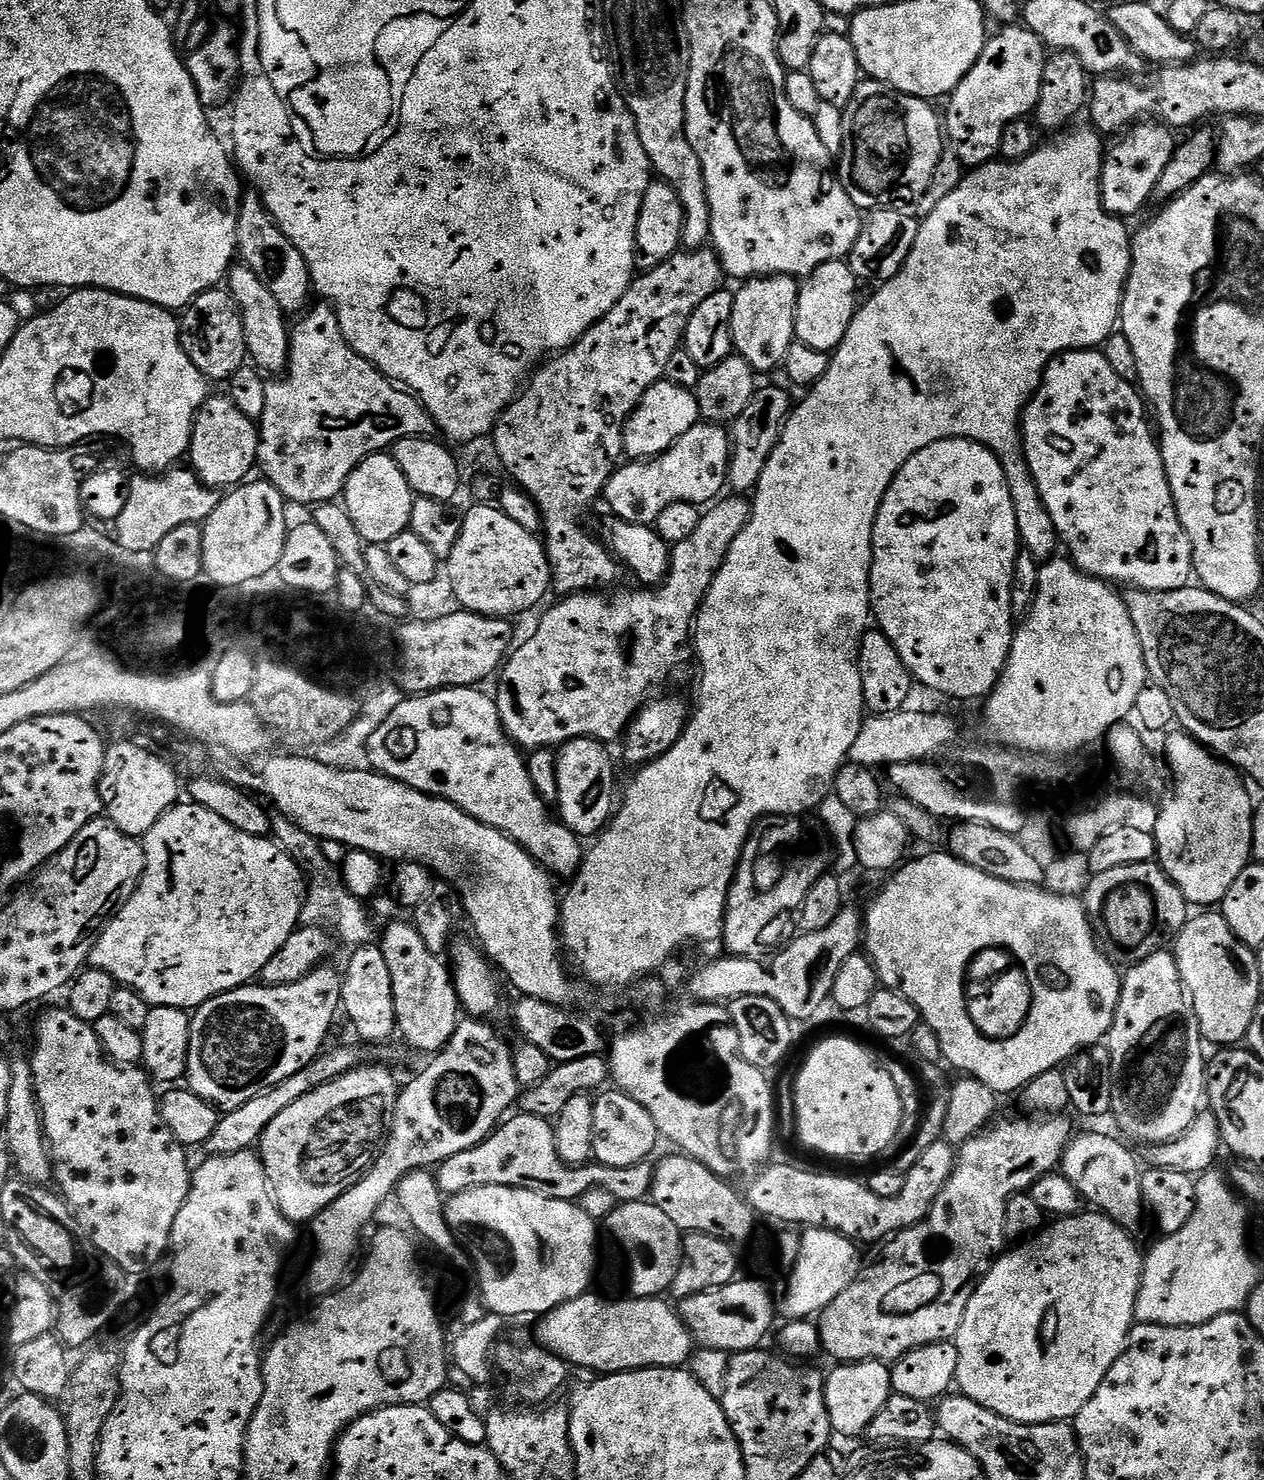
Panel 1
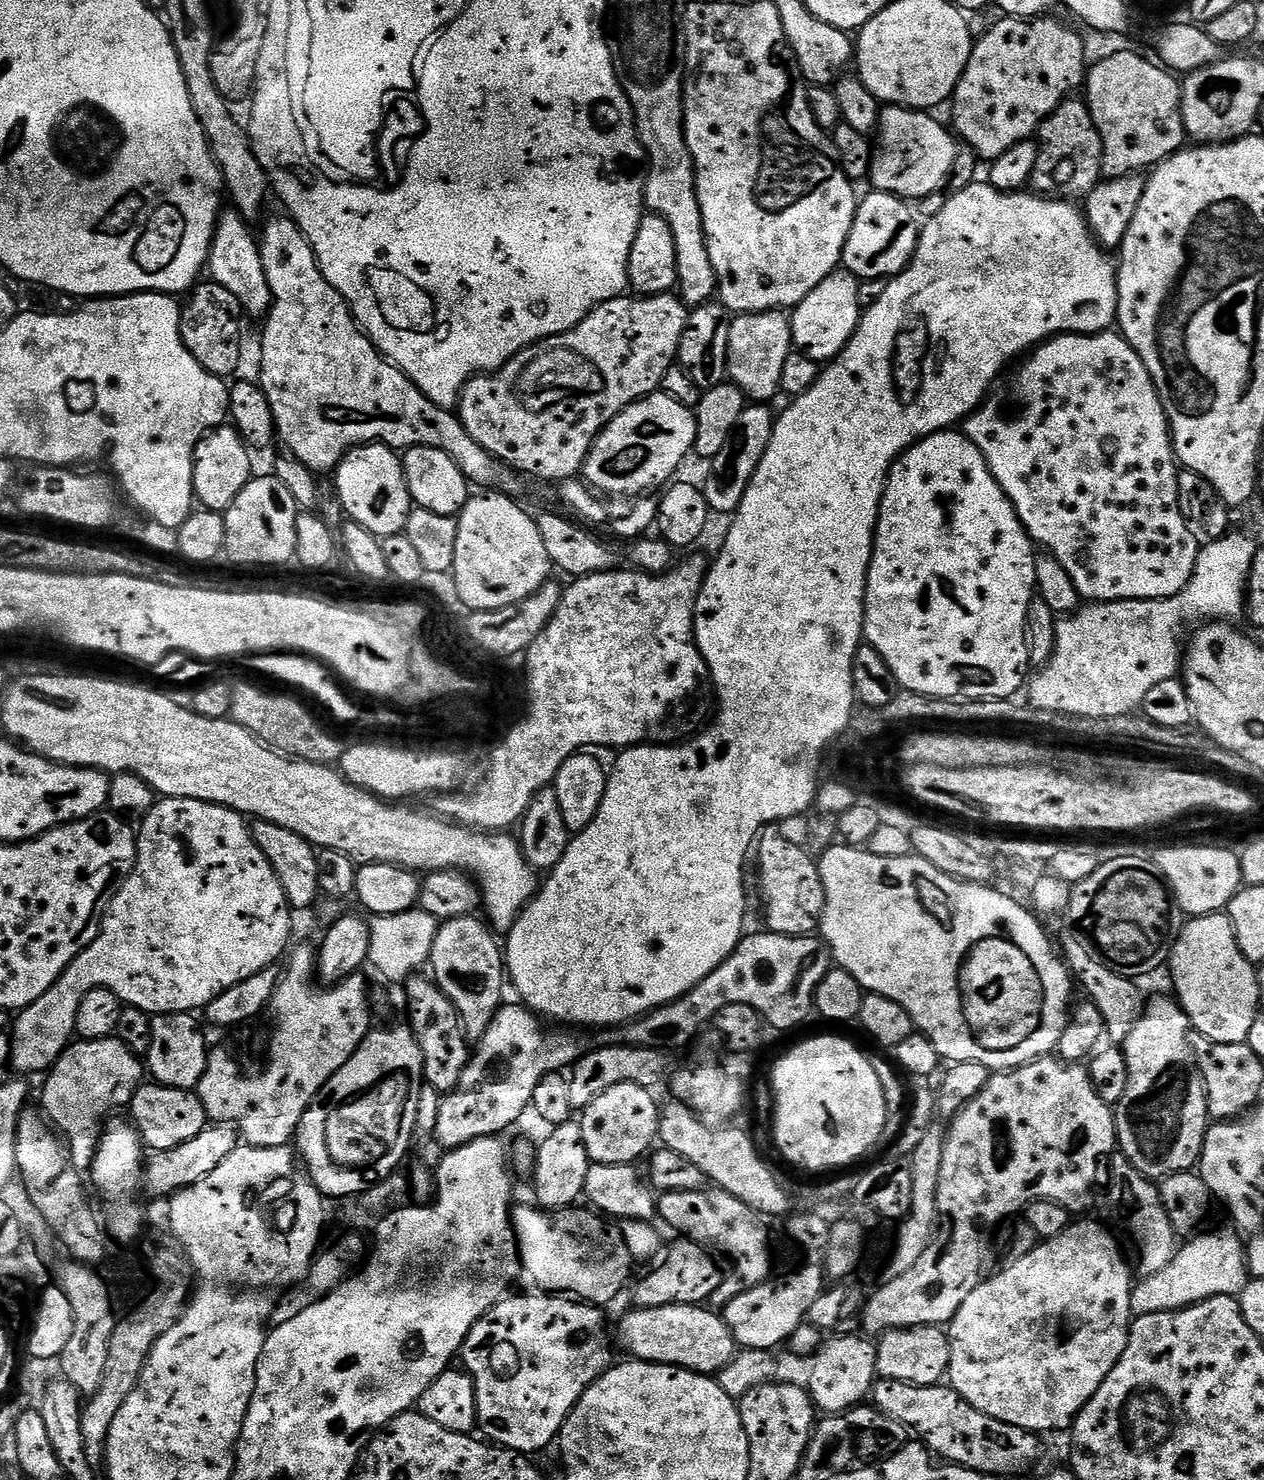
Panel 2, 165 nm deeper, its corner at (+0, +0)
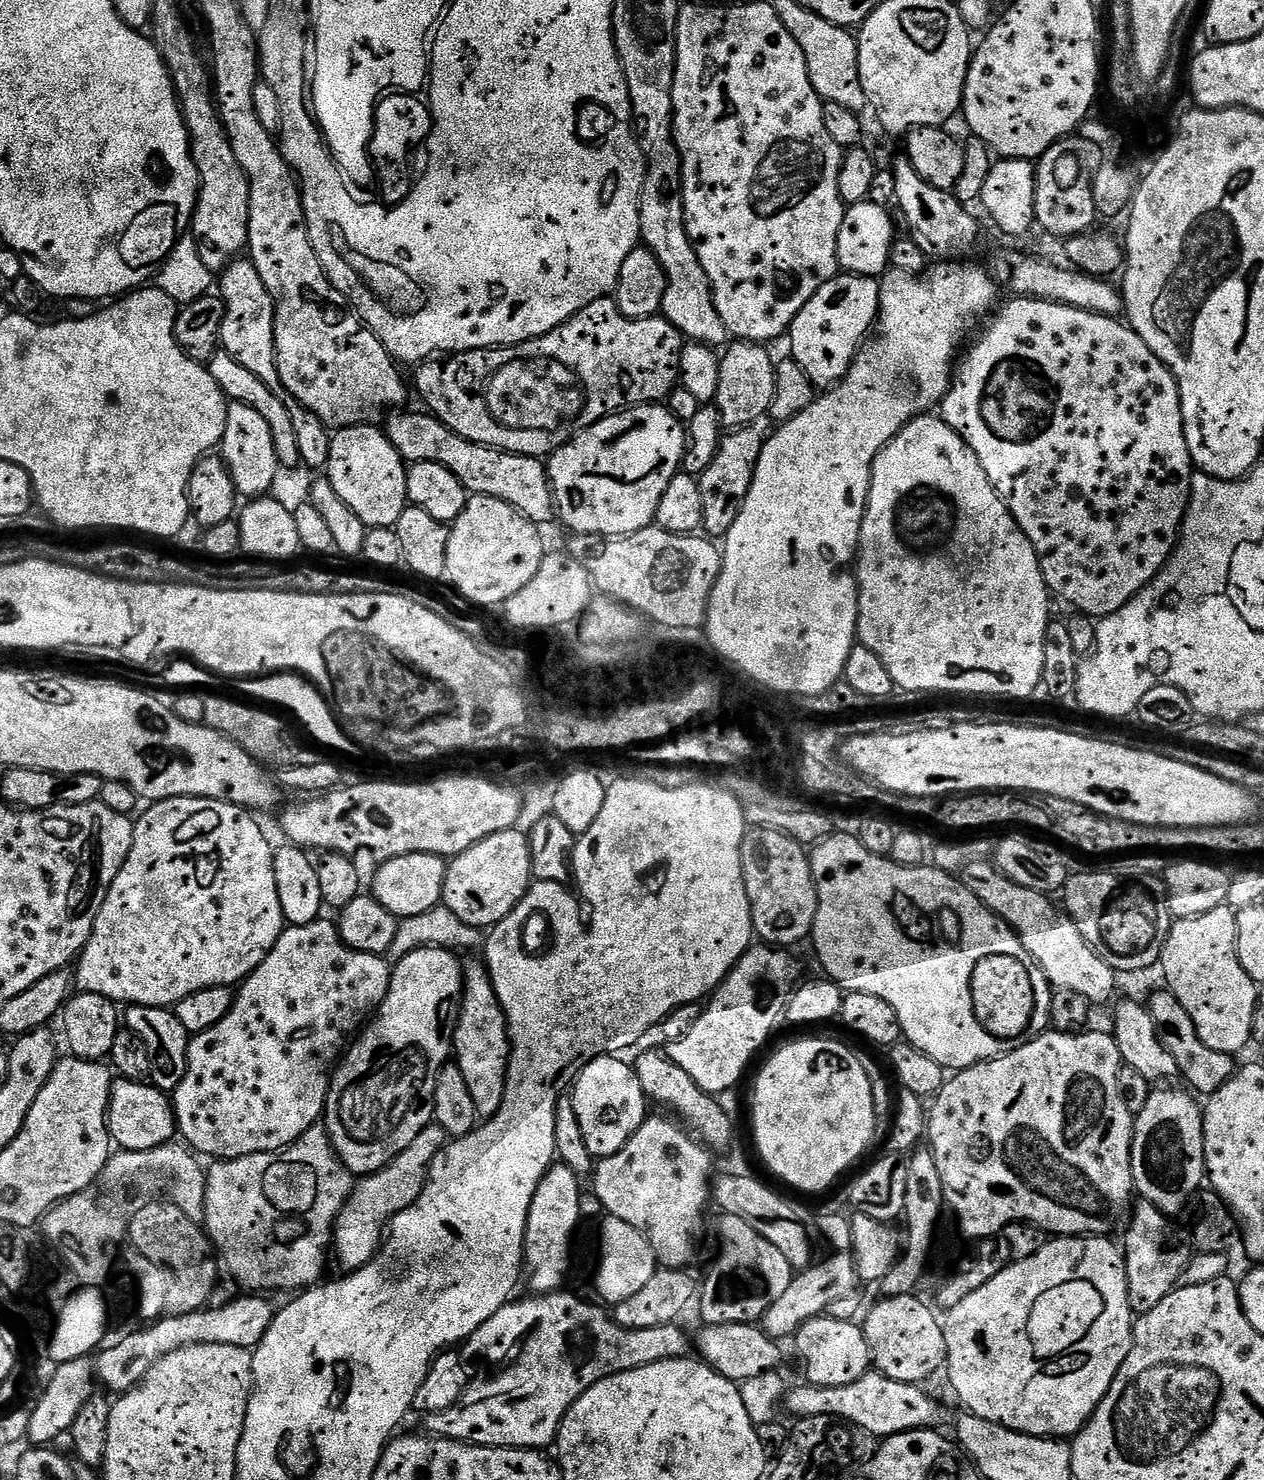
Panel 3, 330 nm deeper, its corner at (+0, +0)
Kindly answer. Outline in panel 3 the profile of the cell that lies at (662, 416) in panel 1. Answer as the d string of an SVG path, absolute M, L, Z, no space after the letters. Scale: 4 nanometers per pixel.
M663 403L638 404L602 418L594 426L584 429L577 436L566 441L557 452L553 452L551 456L547 457L548 481L552 484L552 499L556 501L556 515L559 523L564 523L569 528L569 533L585 536L629 536L638 530L649 527L655 521L658 502L662 502L662 493L666 491L666 486L670 486L670 478L674 478L677 472L681 471L685 451L685 425Z

